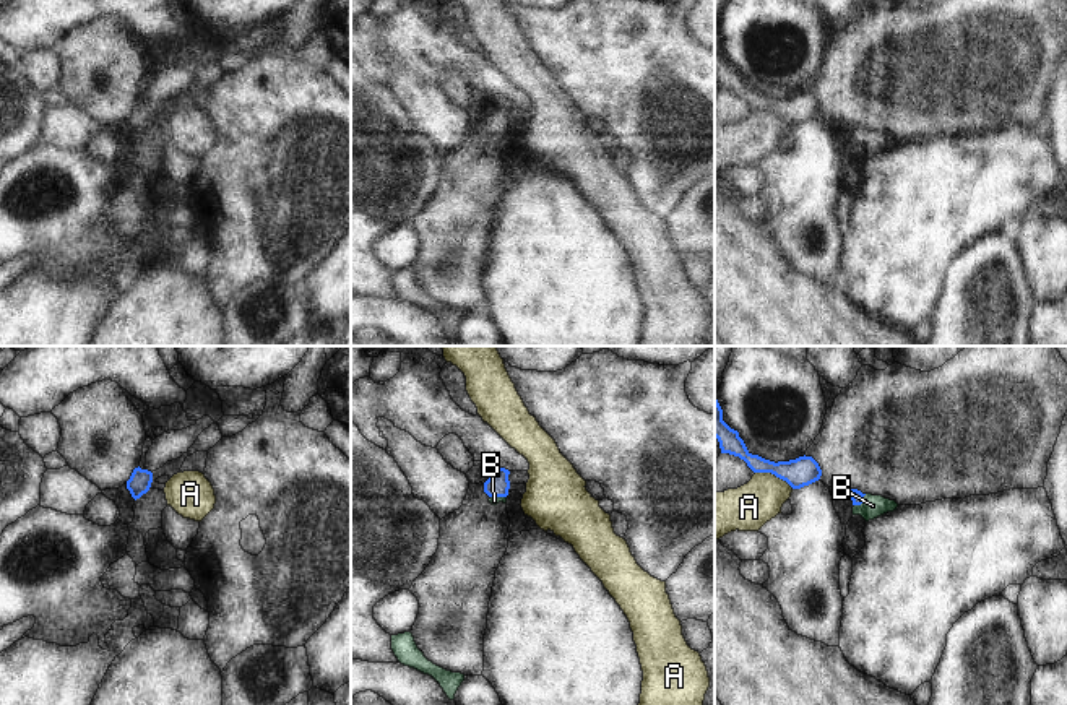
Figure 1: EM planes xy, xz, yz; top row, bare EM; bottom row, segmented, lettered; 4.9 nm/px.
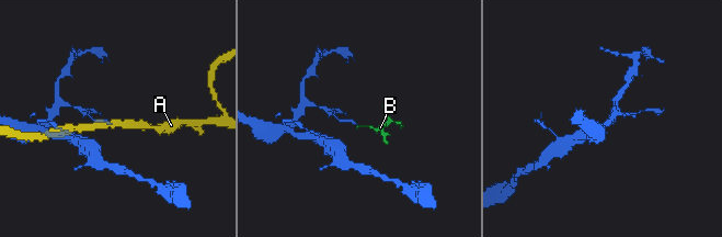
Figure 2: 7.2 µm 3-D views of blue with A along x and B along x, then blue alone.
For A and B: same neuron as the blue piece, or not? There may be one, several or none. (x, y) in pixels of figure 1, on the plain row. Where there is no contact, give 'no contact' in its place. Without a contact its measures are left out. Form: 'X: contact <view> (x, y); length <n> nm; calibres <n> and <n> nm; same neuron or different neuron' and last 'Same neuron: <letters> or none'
A: contact yz (775, 111); length 200 nm; calibres 140 and 220 nm; different neuron
B: contact yz (861, 138); length 90 nm; calibres 60 and 110 nm; same neuron
Same neuron: B

